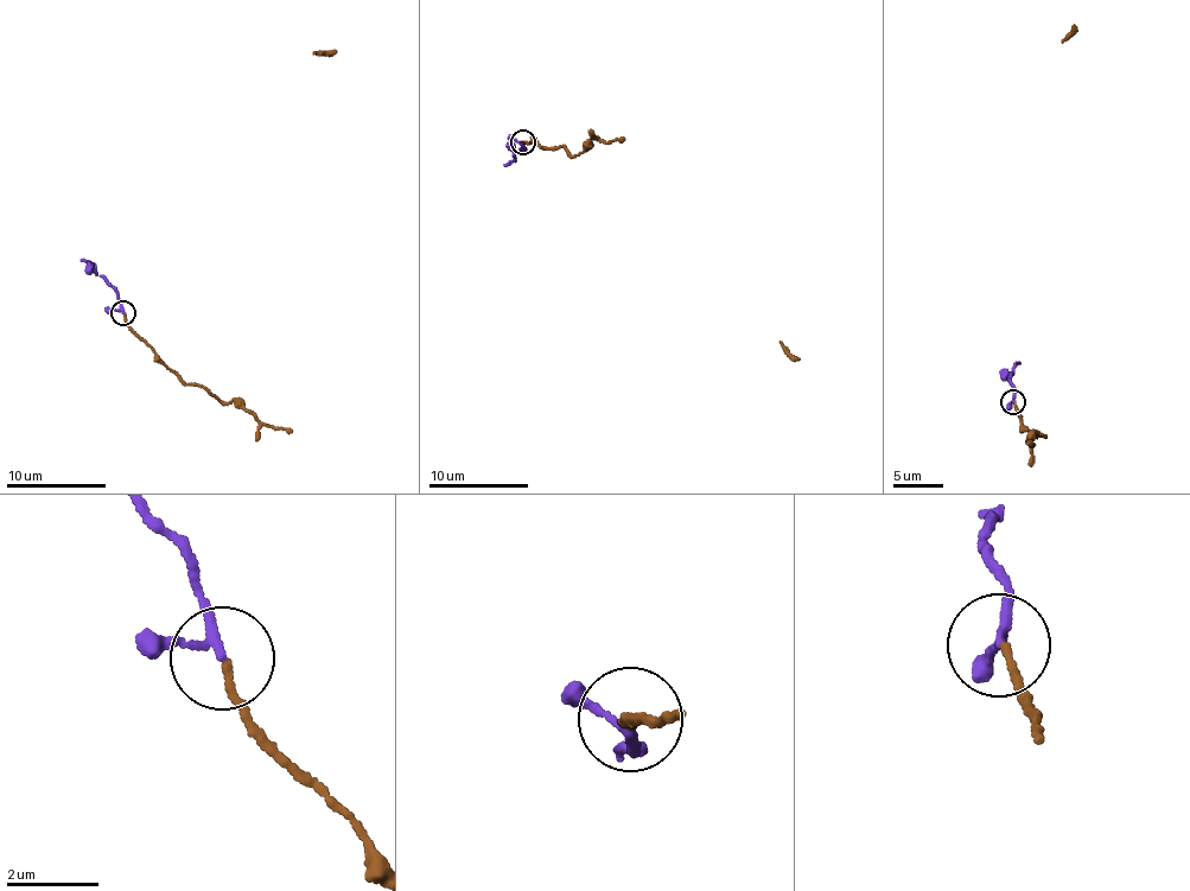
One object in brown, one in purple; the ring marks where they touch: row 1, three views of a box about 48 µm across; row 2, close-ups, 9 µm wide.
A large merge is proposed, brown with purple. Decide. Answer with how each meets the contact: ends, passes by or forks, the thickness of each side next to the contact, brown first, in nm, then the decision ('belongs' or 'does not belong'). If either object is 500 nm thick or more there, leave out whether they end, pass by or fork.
brown ends; purple passes by; calibres 150 and 150 nm; belongs

